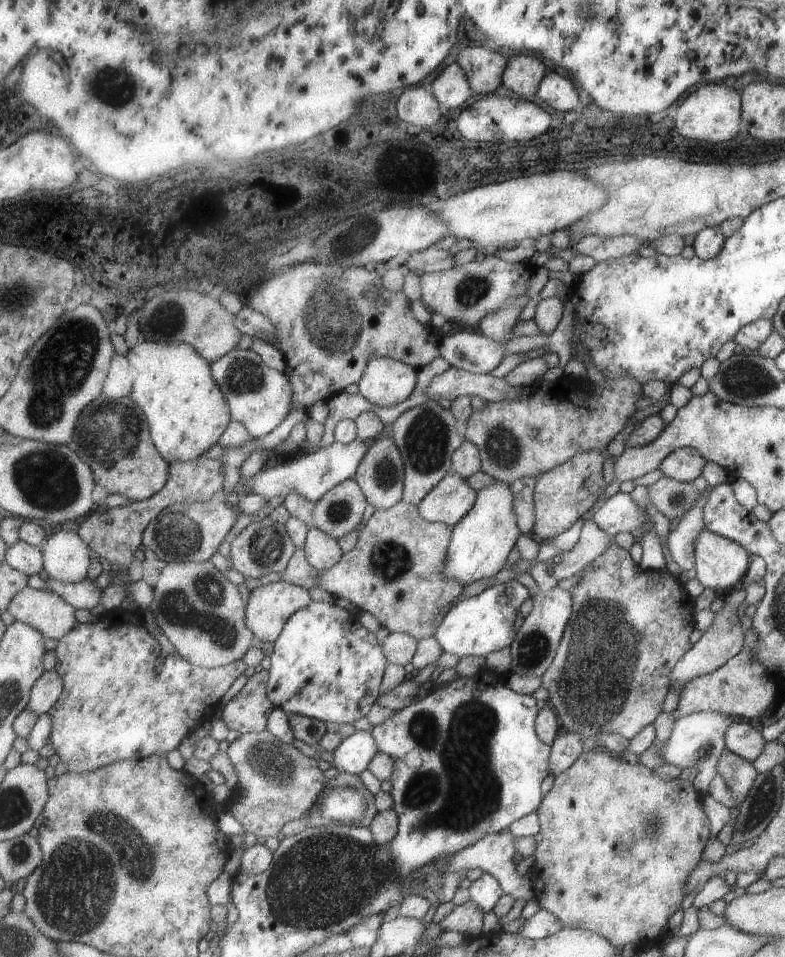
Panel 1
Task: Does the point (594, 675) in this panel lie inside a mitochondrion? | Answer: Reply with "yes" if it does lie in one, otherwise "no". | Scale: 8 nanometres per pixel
yes

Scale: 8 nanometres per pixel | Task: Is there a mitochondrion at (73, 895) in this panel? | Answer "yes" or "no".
yes

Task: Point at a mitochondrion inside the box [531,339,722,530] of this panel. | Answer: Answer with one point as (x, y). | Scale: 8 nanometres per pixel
(679, 499)

